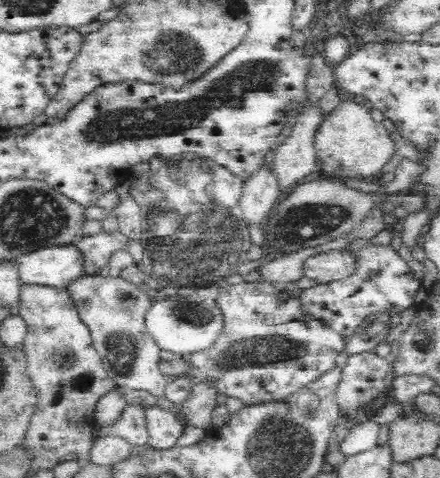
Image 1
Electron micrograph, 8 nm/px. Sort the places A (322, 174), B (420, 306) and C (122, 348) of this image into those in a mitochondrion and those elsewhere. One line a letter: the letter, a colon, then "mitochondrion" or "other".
A: other
B: other
C: mitochondrion

